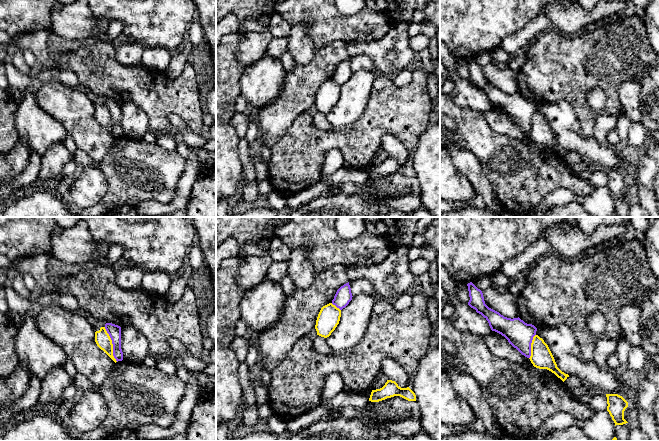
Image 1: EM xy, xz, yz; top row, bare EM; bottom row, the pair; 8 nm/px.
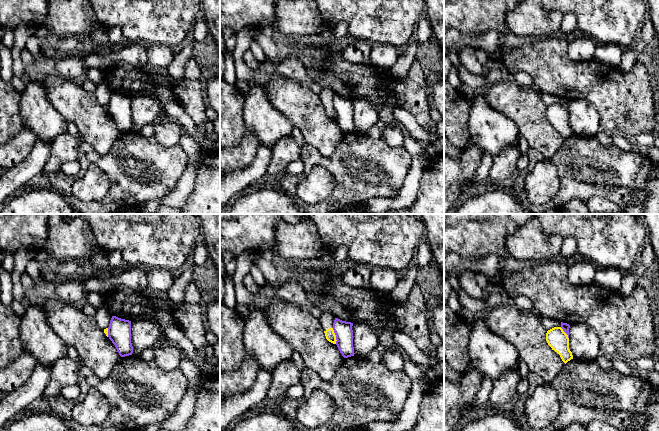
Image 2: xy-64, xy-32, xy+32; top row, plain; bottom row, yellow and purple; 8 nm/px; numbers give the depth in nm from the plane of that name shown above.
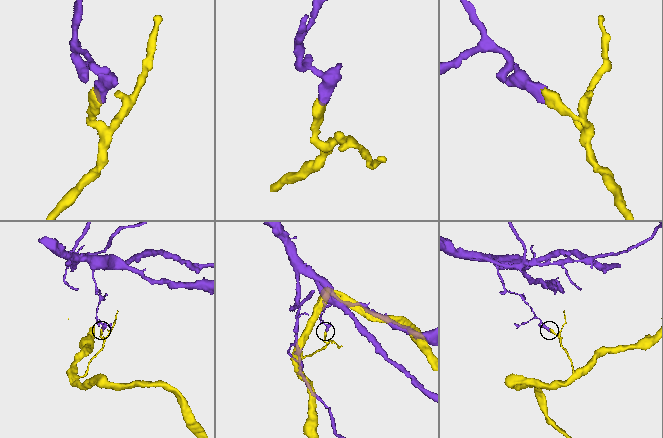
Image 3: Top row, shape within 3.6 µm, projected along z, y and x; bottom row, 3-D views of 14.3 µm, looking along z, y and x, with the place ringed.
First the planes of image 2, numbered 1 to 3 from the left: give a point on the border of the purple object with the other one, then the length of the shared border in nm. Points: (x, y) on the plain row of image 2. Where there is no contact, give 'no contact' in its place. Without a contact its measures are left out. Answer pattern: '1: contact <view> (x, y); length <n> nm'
1: contact xy-64 (107, 108); length 70 nm
2: contact xy-32 (335, 112); length 130 nm
3: contact xy+32 (565, 109); length 120 nm

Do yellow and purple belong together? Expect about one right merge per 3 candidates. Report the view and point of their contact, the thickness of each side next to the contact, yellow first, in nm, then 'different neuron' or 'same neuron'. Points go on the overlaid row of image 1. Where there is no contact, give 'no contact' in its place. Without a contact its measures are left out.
meets yellow in xy at (112, 344); 120 nm thick on the yellow side, 110 nm on the other; different neuron

